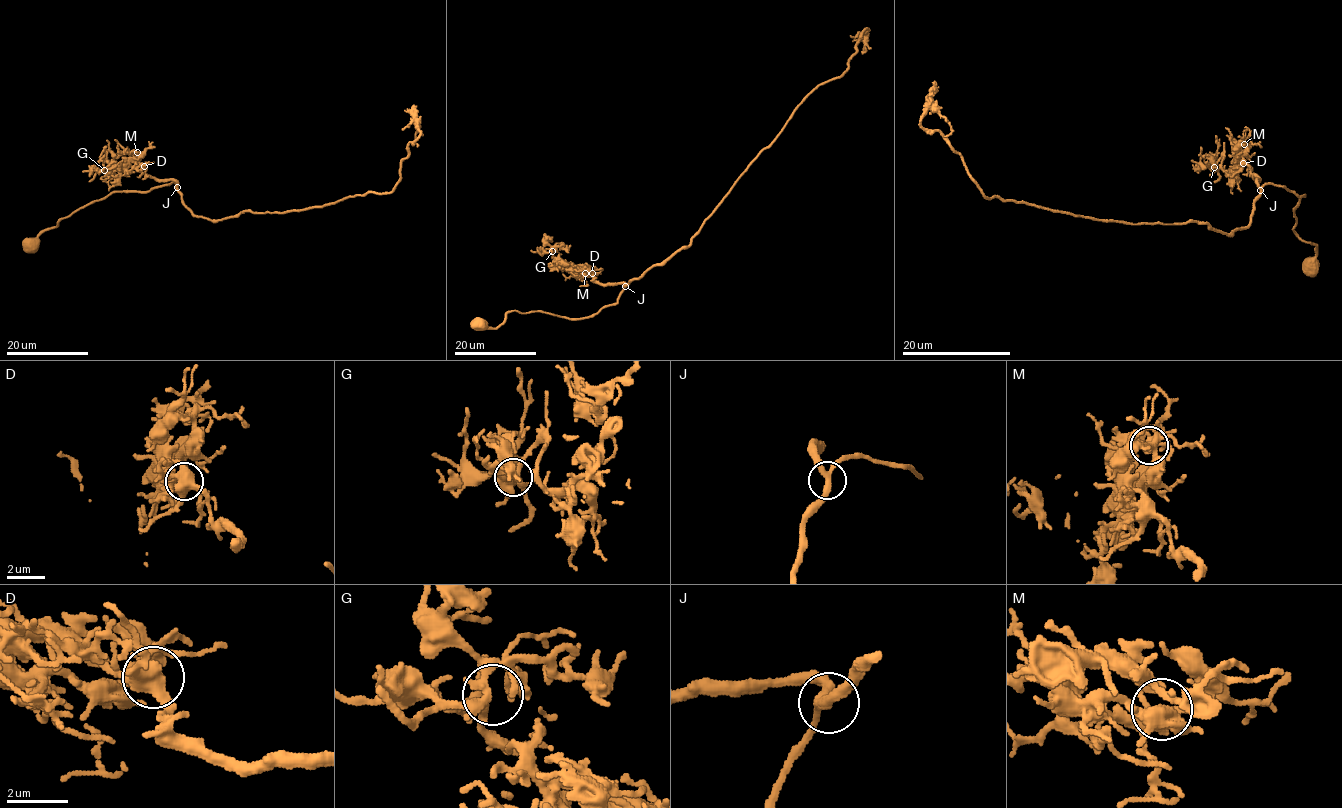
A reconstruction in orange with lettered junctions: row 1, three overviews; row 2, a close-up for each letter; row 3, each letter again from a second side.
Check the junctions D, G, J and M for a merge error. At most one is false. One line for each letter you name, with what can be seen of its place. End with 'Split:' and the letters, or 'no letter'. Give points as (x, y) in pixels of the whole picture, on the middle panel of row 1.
D: place (592, 273)
Split: D

